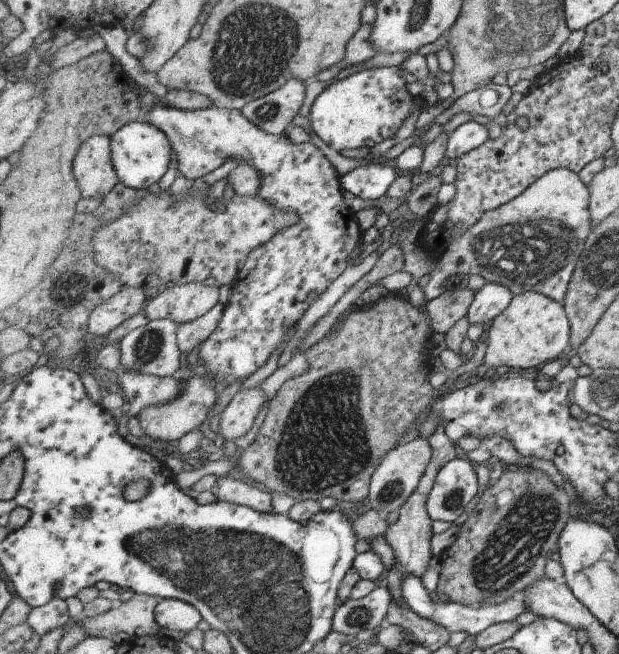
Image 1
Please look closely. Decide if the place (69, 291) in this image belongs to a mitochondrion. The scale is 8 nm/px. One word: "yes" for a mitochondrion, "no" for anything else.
yes

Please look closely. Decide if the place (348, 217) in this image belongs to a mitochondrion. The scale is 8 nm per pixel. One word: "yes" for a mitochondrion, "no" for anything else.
no

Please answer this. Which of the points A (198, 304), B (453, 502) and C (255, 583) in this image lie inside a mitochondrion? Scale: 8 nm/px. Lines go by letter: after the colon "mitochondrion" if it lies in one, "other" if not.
A: other
B: mitochondrion
C: mitochondrion

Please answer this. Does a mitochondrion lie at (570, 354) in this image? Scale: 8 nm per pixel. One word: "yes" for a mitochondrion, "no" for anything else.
no

